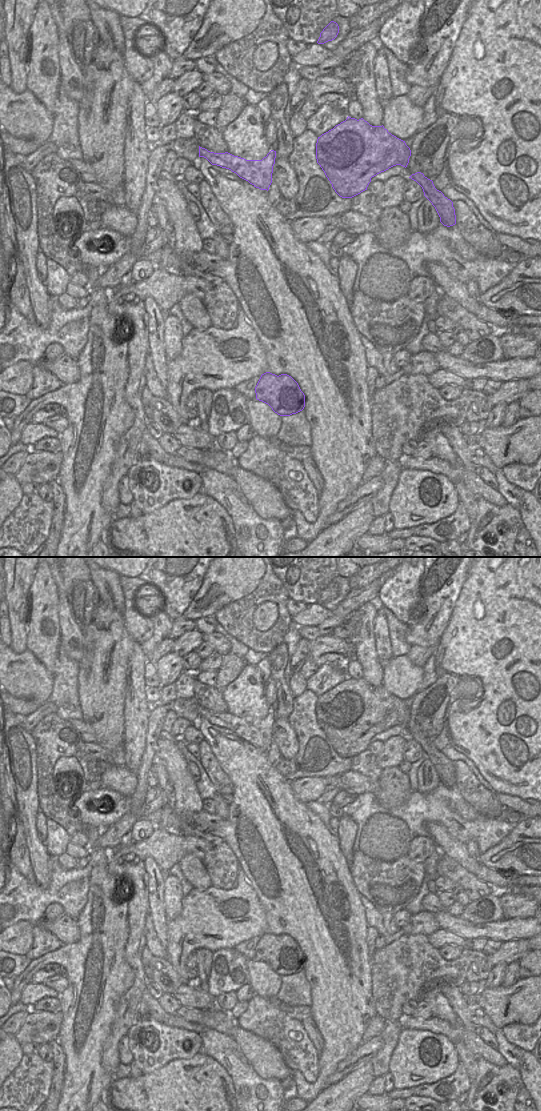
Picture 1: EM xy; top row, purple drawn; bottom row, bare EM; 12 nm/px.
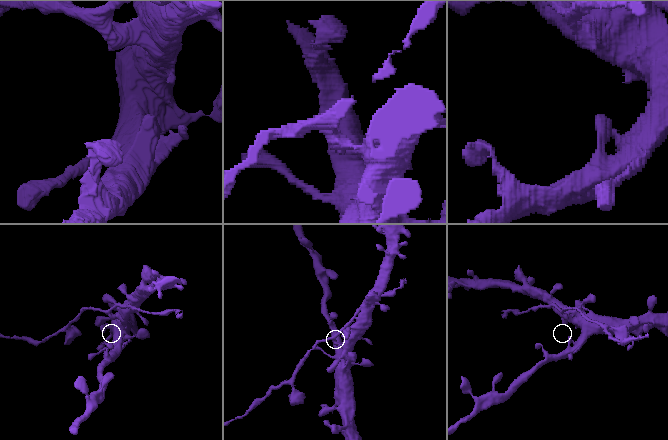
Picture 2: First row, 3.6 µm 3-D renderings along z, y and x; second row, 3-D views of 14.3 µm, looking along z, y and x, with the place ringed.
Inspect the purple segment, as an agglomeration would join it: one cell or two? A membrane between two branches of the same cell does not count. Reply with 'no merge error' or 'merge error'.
merge error

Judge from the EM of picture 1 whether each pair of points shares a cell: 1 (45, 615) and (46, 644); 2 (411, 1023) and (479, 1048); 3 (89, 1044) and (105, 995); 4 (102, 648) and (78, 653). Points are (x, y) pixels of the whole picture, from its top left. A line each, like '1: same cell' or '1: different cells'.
1: same cell
2: same cell
3: same cell
4: different cells

